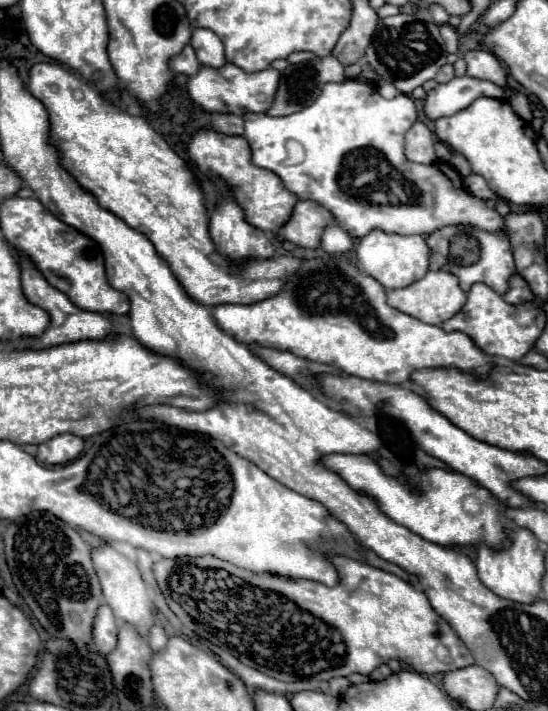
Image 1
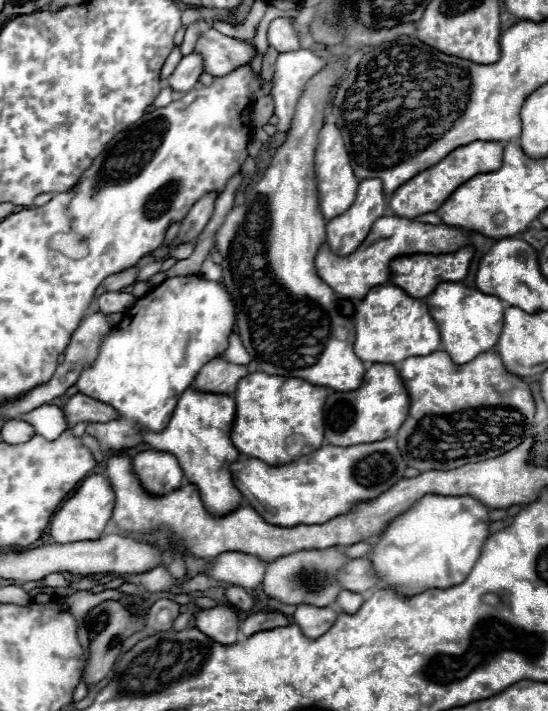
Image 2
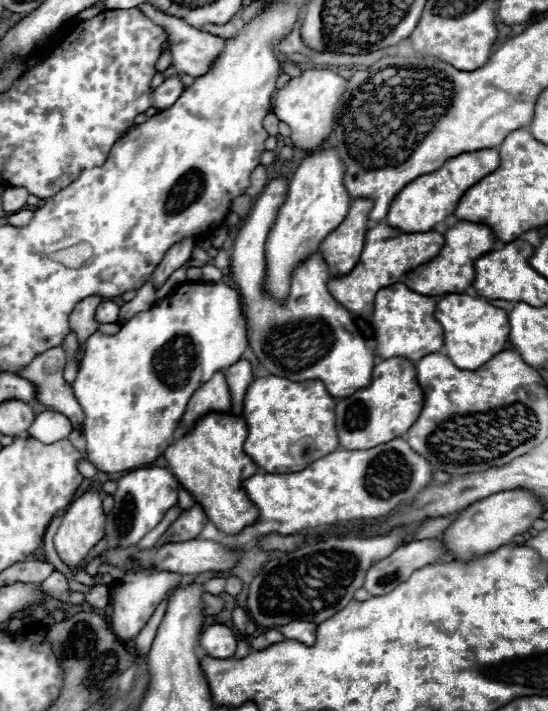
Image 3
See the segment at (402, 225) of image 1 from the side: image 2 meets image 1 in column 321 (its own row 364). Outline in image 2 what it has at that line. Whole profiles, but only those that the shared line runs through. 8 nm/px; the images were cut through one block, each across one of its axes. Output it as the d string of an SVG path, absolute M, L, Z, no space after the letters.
M200 276L166 278L144 298L138 298L136 304L124 314L116 330L112 330L110 336L102 340L98 360L90 368L86 368L86 372L82 372L82 376L78 378L76 388L80 394L86 394L104 404L110 404L120 414L120 418L116 420L90 424L86 432L94 436L100 442L100 446L104 446L104 450L122 452L136 444L142 444L140 428L148 428L154 432L164 430L168 418L176 408L180 394L192 384L200 368L206 362L214 360L216 356L224 354L228 336L234 328L234 320L236 320L234 302L230 300L230 294L226 292L226 288L220 282L204 280Z

